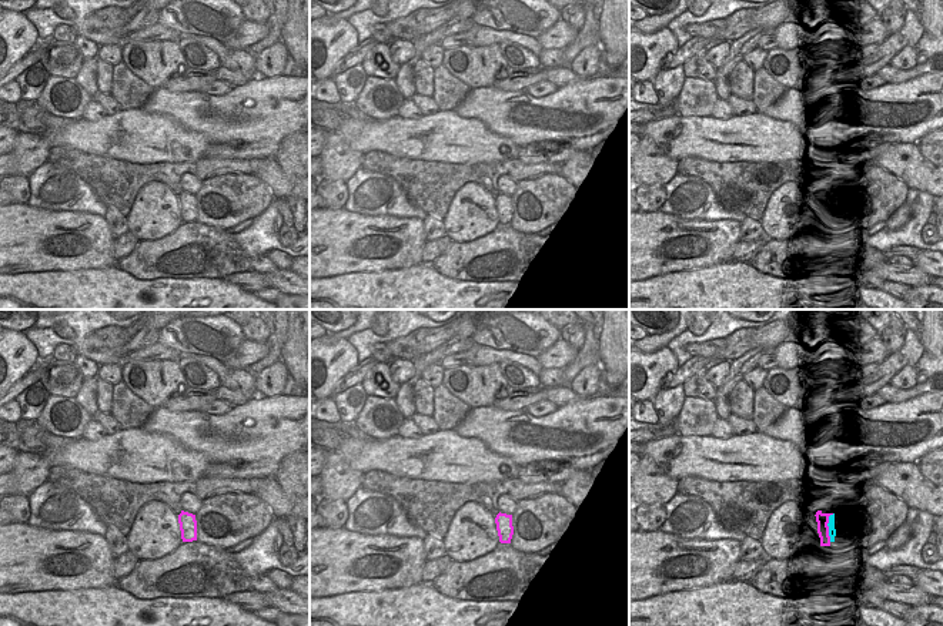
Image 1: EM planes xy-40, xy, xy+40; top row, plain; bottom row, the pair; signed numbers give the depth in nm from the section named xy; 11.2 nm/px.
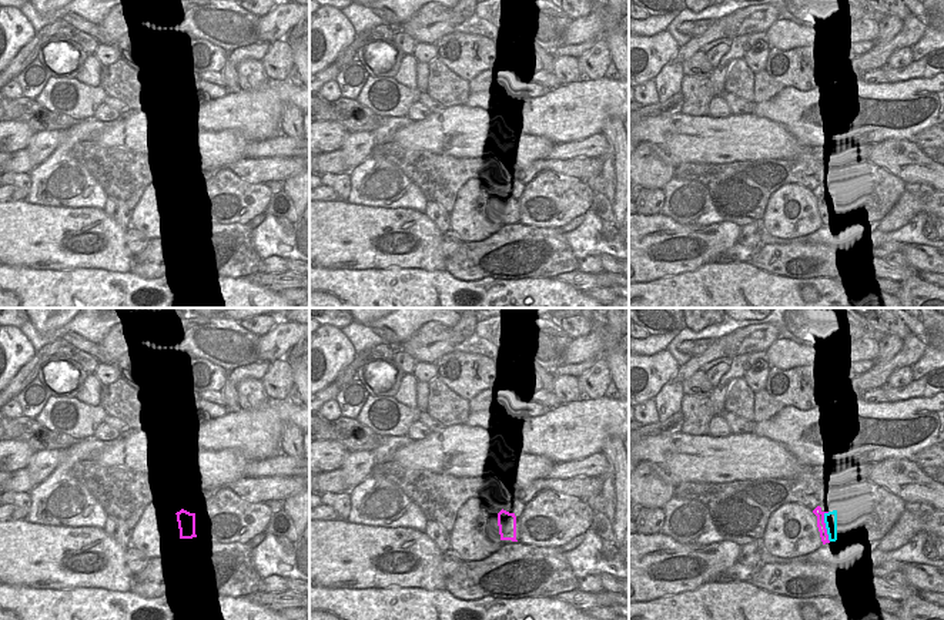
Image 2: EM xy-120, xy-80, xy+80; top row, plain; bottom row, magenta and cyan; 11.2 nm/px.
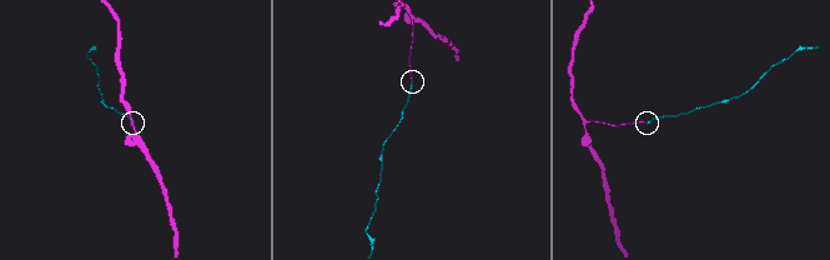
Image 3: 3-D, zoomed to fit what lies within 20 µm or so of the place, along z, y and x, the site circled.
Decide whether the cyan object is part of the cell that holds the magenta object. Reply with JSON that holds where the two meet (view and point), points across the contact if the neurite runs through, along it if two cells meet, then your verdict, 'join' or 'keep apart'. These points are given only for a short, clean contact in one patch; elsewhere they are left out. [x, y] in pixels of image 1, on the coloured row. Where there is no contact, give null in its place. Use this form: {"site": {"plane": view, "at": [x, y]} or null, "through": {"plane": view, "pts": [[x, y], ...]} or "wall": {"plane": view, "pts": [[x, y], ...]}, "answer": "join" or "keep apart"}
{"site": {"plane": "xy+40", "at": [828, 526]}, "through": {"plane": "xy+40", "pts": [[822, 519], [828, 526], [832, 532]]}, "answer": "join"}

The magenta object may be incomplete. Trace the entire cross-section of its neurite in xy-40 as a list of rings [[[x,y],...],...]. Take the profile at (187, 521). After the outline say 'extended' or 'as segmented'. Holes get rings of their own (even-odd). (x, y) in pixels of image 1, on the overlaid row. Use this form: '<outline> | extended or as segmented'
[[[181,510],[181,513],[178,515],[178,523],[183,542],[197,540],[195,515]]] | as segmented

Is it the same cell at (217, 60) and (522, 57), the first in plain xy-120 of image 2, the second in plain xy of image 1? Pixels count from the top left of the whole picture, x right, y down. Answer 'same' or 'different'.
same

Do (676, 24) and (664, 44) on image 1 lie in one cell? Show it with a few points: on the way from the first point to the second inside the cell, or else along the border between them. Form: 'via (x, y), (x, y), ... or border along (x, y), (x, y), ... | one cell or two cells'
border along (666, 27), (679, 46) | two cells

